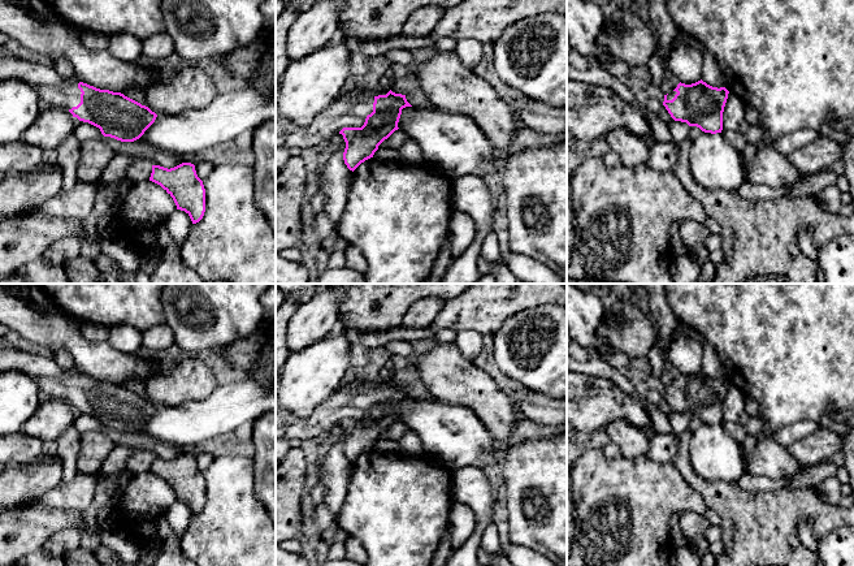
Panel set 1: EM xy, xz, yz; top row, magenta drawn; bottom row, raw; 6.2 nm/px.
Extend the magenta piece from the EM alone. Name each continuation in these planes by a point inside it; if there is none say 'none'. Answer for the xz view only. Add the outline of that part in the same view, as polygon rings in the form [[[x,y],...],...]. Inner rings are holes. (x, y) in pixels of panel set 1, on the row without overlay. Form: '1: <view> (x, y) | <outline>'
1: xz (351, 402) | [[[359,385],[337,390],[308,418],[283,409],[276,397],[276,438],[308,440],[339,425],[343,419],[361,419],[373,403],[374,386]]]

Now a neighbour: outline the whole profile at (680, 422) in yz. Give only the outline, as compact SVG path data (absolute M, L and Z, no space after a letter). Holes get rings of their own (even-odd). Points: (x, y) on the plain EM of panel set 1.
M669 412L668 418L671 420L672 428L675 433L681 433L689 429L690 418L686 414L681 412Z

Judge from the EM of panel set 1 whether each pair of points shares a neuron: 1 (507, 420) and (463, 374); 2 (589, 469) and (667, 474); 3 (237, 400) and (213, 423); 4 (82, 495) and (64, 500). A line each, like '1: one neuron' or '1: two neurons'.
1: one neuron
2: one neuron
3: one neuron
4: one neuron

